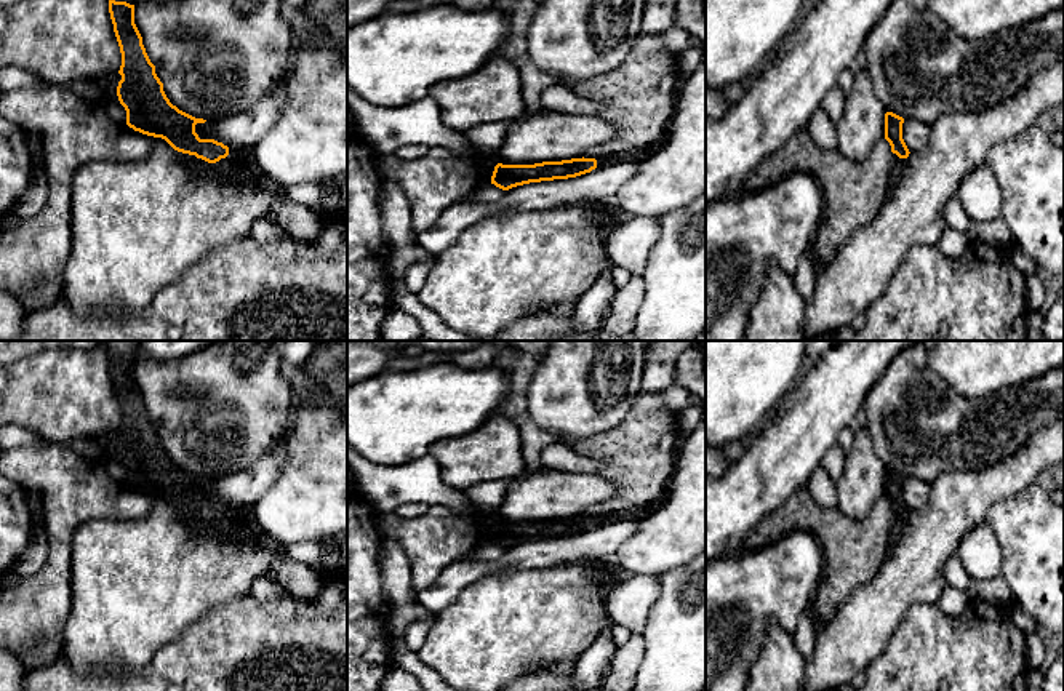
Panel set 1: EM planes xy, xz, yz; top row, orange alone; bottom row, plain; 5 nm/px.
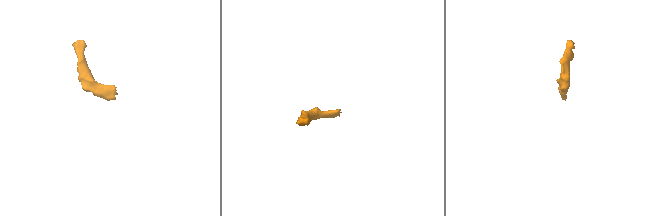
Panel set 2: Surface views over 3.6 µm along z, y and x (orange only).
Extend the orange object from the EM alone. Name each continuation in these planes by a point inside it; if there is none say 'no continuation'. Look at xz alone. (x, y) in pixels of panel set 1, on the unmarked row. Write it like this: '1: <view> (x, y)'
1: xz (640, 512)

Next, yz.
1: yz (898, 523)

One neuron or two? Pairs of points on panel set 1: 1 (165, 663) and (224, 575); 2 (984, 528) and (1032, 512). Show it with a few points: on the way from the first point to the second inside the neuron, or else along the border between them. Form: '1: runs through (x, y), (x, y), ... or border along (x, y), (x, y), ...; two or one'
1: border along (221, 605), (207, 611), (159, 648); two
2: border along (986, 520), (1000, 549), (1000, 563); two

